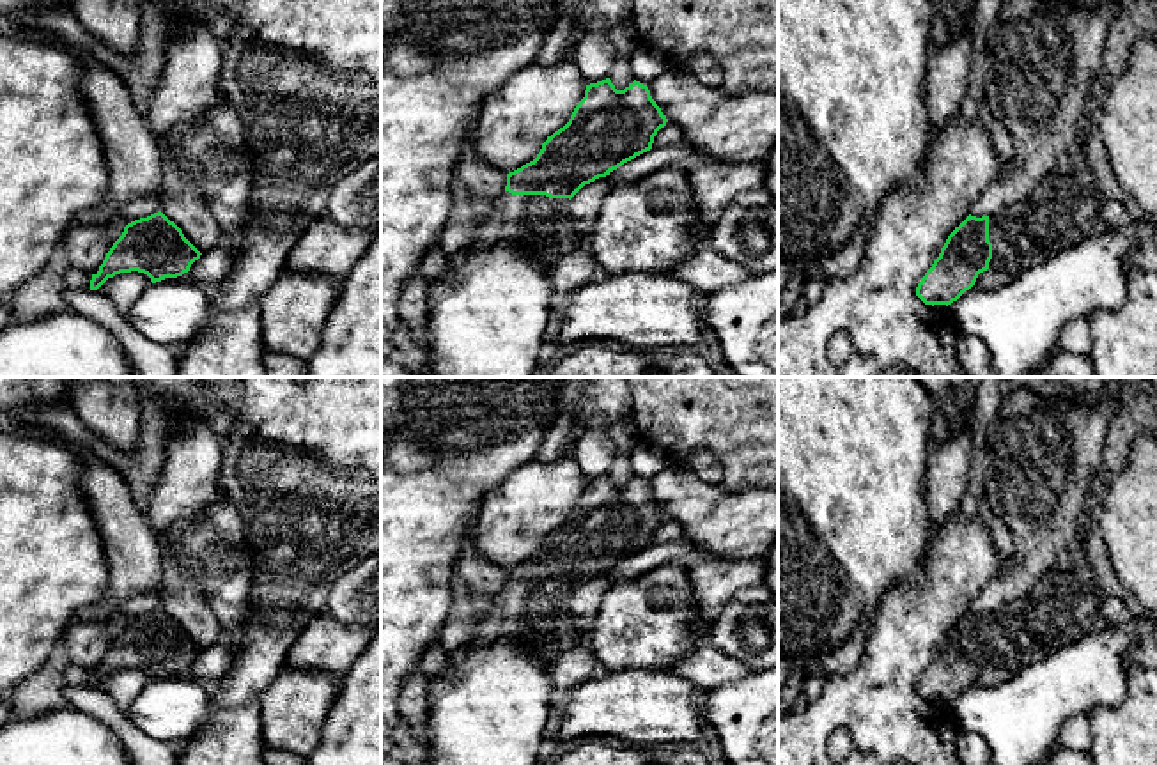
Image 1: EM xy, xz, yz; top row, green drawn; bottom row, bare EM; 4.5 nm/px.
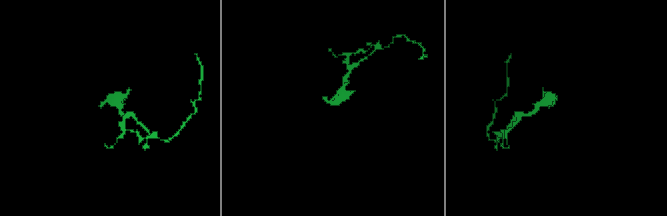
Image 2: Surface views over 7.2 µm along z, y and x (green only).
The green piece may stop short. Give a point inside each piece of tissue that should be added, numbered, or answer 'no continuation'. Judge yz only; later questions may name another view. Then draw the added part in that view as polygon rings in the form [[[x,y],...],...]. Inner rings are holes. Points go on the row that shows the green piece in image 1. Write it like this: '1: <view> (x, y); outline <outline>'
1: yz (1058, 213); outline [[[1065,166],[1044,177],[1021,202],[989,216],[989,269],[1010,276],[1081,243],[1099,227],[1106,197],[1083,186]]]

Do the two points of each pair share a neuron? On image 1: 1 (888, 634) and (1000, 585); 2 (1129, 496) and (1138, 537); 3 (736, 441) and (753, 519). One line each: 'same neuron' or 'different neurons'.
1: different neurons
2: same neuron
3: different neurons

